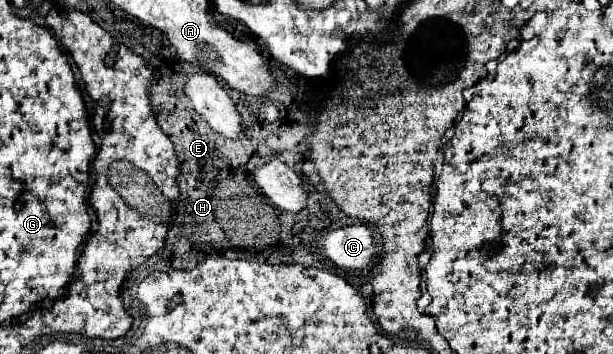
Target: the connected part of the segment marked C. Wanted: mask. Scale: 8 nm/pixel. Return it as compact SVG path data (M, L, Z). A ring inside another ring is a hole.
M348 225L328 231L322 239L322 247L326 257L342 269L364 269L380 253L366 225Z

